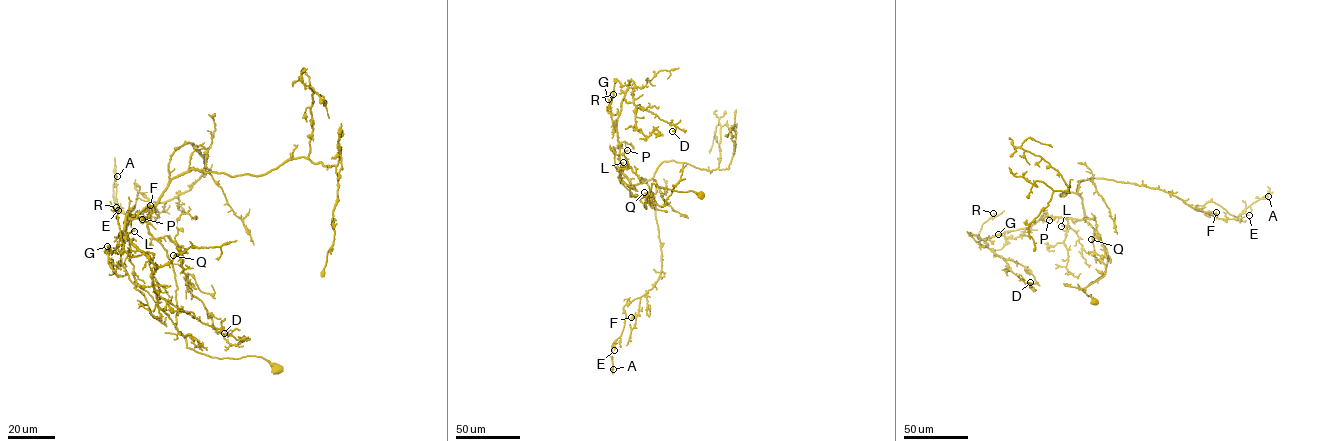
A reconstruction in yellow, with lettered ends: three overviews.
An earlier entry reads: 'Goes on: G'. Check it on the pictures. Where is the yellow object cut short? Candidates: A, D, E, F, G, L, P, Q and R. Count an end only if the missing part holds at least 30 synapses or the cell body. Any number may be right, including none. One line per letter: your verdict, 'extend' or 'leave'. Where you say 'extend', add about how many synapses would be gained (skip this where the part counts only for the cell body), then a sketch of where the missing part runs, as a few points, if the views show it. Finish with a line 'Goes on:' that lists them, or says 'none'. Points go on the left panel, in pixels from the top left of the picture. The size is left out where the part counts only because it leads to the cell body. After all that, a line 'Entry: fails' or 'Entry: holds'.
A: leave
D: leave
E: leave
F: leave
G: extend | 40 syn | (107, 246), (99, 226), (101, 216)
L: leave
P: leave
Q: leave
R: leave
Goes on: G
Entry: holds

